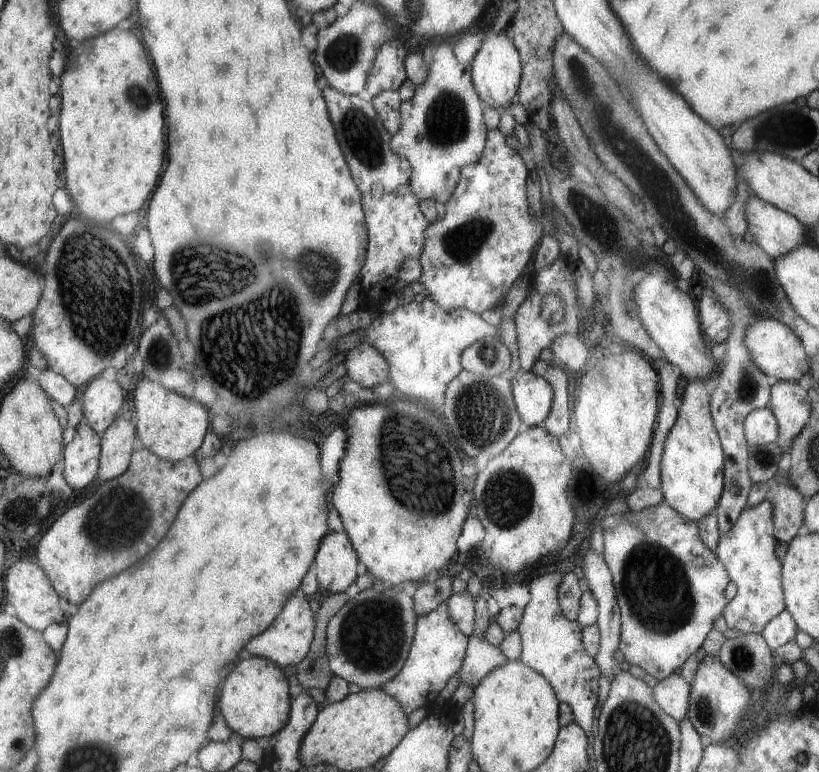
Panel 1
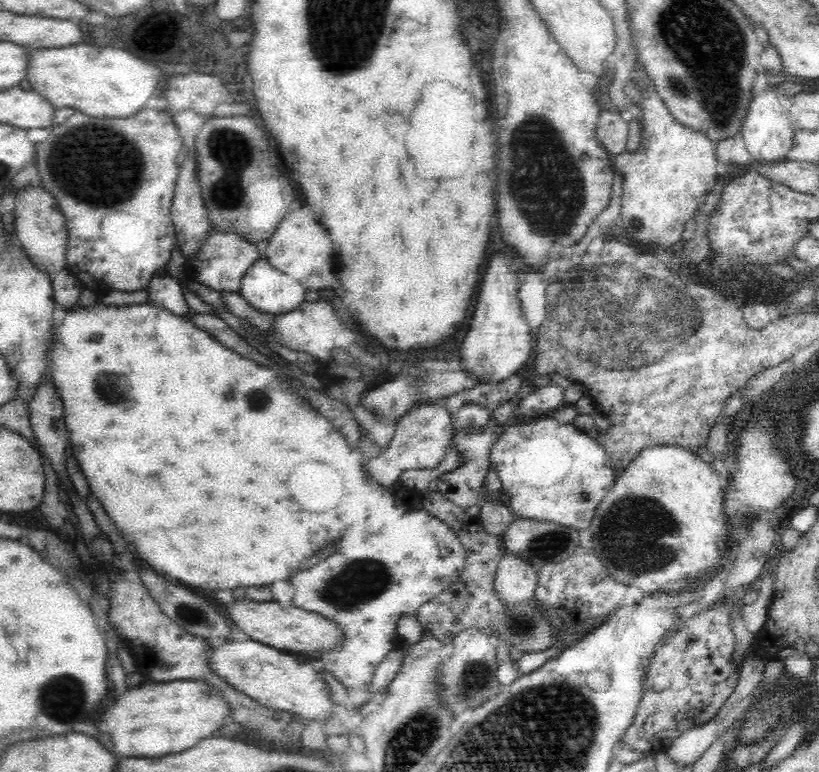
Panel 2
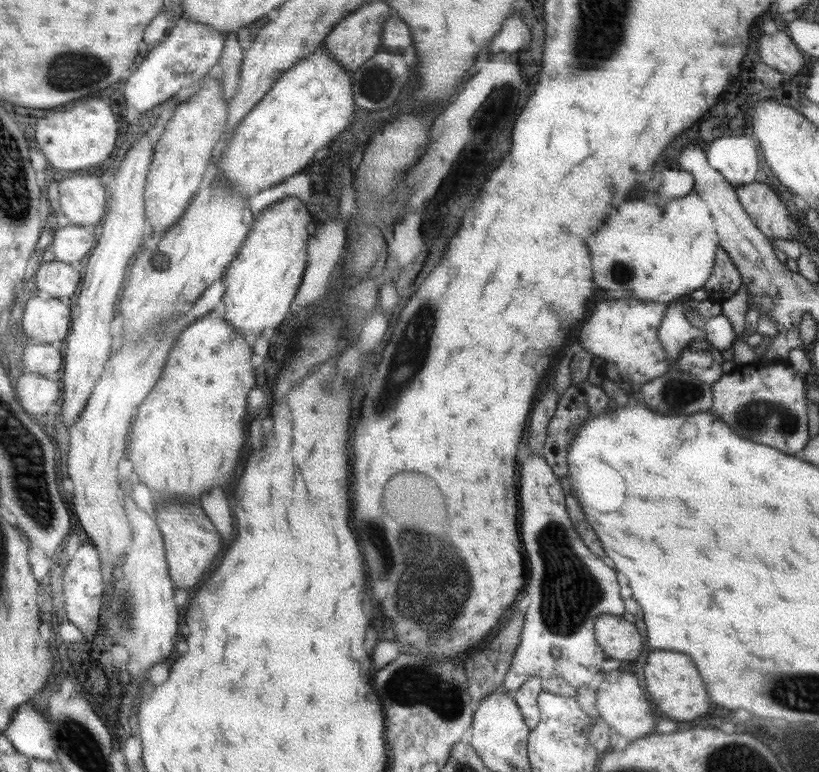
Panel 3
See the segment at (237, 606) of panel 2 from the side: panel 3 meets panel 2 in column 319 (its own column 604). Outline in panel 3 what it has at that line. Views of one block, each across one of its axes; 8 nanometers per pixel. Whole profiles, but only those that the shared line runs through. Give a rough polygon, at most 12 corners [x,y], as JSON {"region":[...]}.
{"region":[[603,614],[597,638],[609,658],[643,662],[639,628],[623,616]]}

